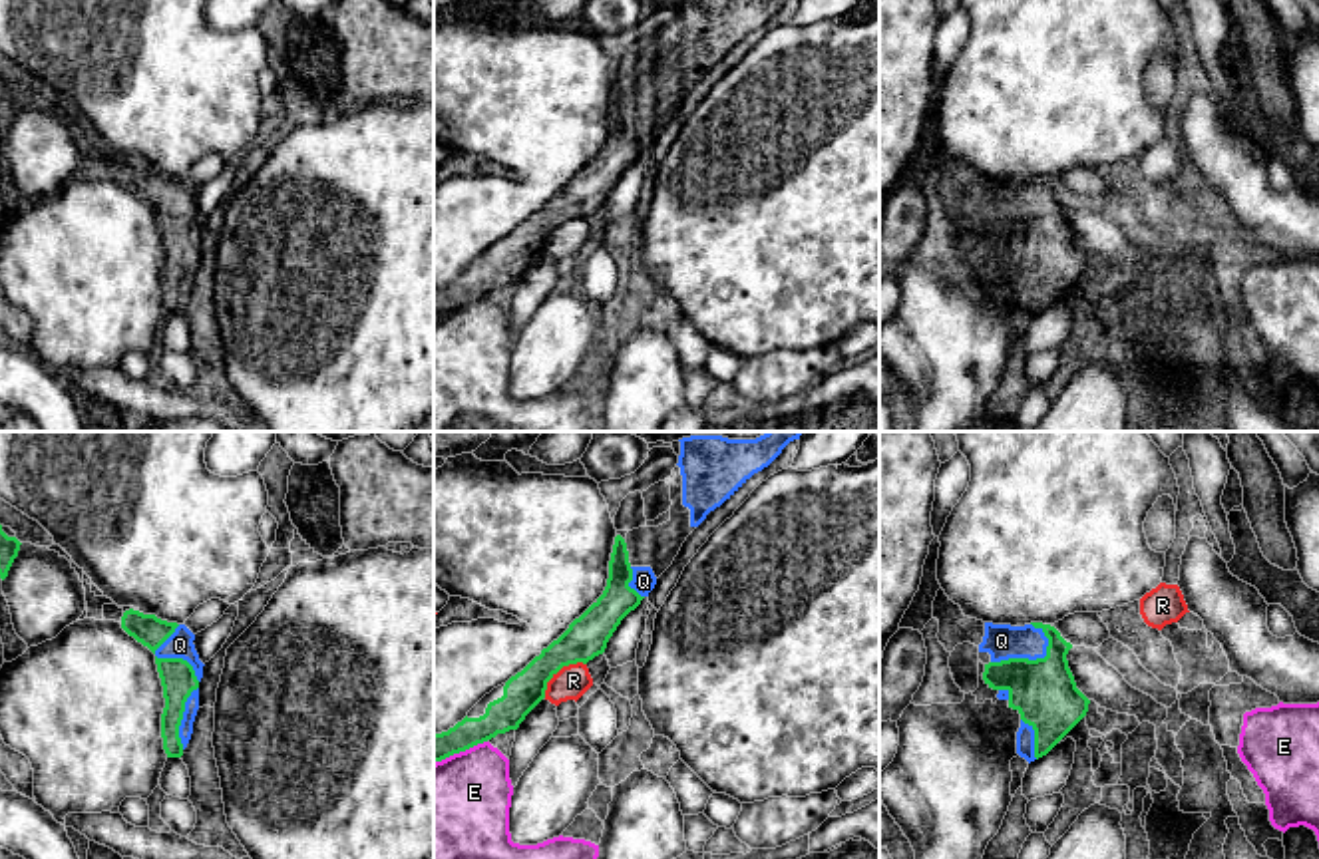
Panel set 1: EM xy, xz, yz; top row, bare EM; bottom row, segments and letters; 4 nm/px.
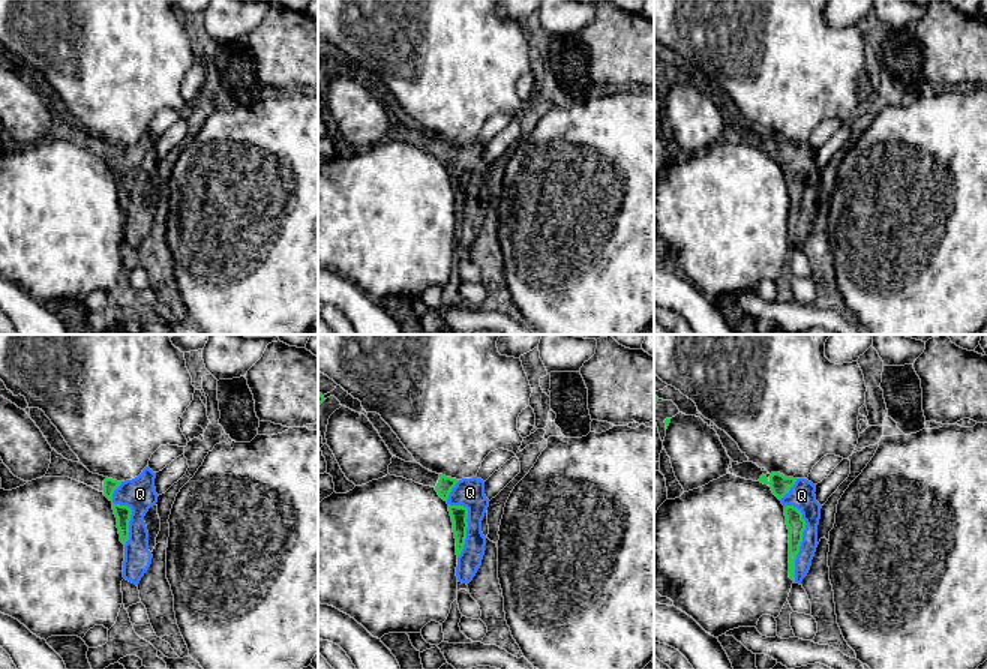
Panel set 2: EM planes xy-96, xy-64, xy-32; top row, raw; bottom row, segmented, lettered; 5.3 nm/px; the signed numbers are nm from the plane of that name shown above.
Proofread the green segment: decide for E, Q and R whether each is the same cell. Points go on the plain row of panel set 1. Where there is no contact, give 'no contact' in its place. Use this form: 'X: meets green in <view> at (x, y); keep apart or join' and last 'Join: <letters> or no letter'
E: meets green in xz at (460, 305); keep apart
Q: meets green in yz at (1025, 213); join
R: meets green in xz at (560, 223); keep apart
Join: Q

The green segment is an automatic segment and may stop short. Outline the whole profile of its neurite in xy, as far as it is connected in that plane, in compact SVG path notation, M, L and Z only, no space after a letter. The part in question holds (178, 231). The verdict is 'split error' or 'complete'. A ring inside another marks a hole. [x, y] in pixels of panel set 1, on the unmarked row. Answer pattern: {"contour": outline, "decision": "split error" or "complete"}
{"contour": "M133 163L123 167L121 183L155 209L165 253L161 268L163 304L167 312L181 312L193 288L205 221L193 199L195 189L185 179L167 177Z", "decision": "split error"}

